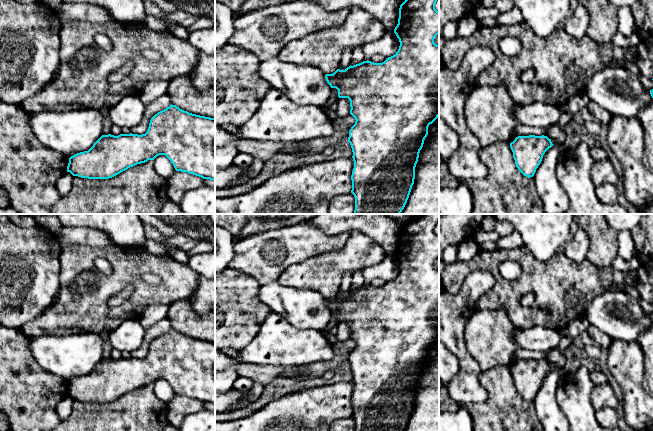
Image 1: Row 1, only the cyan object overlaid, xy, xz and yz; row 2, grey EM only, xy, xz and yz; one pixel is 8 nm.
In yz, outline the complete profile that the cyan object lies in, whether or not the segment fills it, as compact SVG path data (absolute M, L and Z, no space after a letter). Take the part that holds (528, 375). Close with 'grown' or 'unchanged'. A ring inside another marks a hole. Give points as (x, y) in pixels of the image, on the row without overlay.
M518 360L510 367L516 391L526 401L533 401L545 376L553 370L547 360Z; unchanged

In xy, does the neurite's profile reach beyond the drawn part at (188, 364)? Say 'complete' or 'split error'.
complete

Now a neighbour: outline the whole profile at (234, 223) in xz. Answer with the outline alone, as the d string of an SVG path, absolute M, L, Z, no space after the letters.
M215 214L215 225L237 236L247 222L247 214Z

